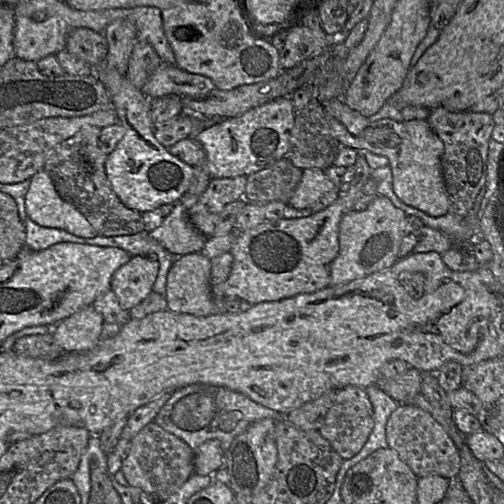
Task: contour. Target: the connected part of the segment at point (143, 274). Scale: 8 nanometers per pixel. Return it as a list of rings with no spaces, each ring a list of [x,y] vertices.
[[[134,256],[112,276],[111,290],[120,306],[129,311],[152,293],[159,263],[147,257]]]

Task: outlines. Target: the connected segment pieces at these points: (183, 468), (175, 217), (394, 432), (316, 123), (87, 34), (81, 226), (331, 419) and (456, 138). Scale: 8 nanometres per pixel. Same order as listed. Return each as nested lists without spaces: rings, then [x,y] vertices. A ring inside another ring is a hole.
[[[152,422],[129,441],[120,472],[128,486],[166,501],[194,475],[194,451],[181,439]]]
[[[181,203],[172,205],[172,211],[162,224],[148,234],[176,256],[200,253],[209,237],[205,237],[190,223],[187,209]]]
[[[411,404],[399,405],[387,421],[386,439],[388,448],[396,451],[418,477],[439,475],[457,479],[461,466],[459,451],[441,424],[423,409]]]
[[[312,100],[305,108],[295,110],[295,124],[291,130],[290,149],[285,157],[290,159],[296,167],[303,170],[311,168],[325,170],[334,165],[340,146],[341,144],[330,134],[324,107],[318,100]]]
[[[81,27],[68,34],[65,49],[72,56],[89,63],[95,68],[105,60],[107,41],[103,32]]]
[[[45,169],[37,172],[29,181],[29,189],[25,196],[25,207],[30,220],[40,226],[65,230],[82,238],[94,238],[98,235],[87,218],[73,205],[60,197]]]
[[[347,386],[336,391],[335,400],[318,431],[332,448],[346,460],[354,457],[362,449],[373,427],[374,410],[366,390],[361,387]]]
[[[442,107],[431,109],[427,122],[444,143],[441,166],[449,211],[464,218],[473,209],[480,190],[486,185],[489,141],[495,123],[492,116],[485,112],[449,111]]]

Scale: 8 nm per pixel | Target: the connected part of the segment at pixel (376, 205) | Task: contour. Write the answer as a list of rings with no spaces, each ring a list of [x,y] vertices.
[[[382,195],[362,211],[345,214],[339,225],[339,253],[330,264],[330,285],[336,286],[391,267],[399,259],[406,214]]]

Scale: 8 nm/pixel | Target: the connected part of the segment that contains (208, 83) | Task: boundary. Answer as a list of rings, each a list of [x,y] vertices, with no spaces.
[[[161,63],[141,90],[150,99],[156,99],[167,95],[203,95],[214,89],[217,88],[209,77]]]

